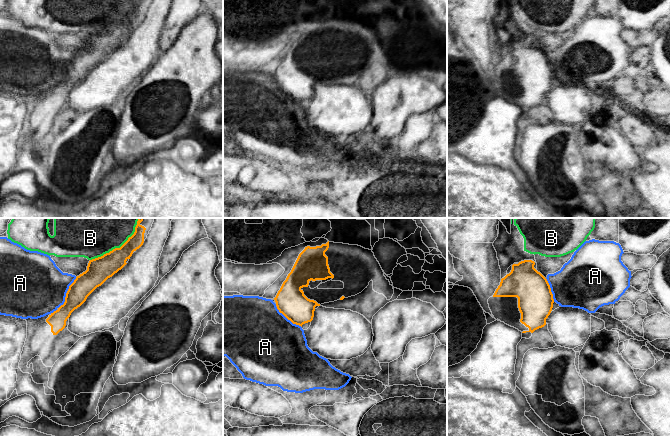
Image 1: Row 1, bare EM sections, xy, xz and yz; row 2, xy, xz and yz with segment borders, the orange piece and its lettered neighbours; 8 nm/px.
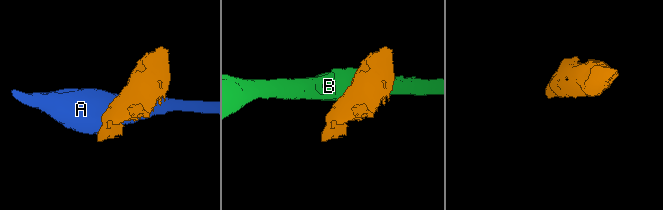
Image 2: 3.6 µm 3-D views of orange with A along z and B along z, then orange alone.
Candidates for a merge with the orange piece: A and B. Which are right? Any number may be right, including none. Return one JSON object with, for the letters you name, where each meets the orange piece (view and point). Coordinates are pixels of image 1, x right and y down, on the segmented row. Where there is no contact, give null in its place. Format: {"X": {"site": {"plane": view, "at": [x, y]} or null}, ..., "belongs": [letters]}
{"belongs": []}

